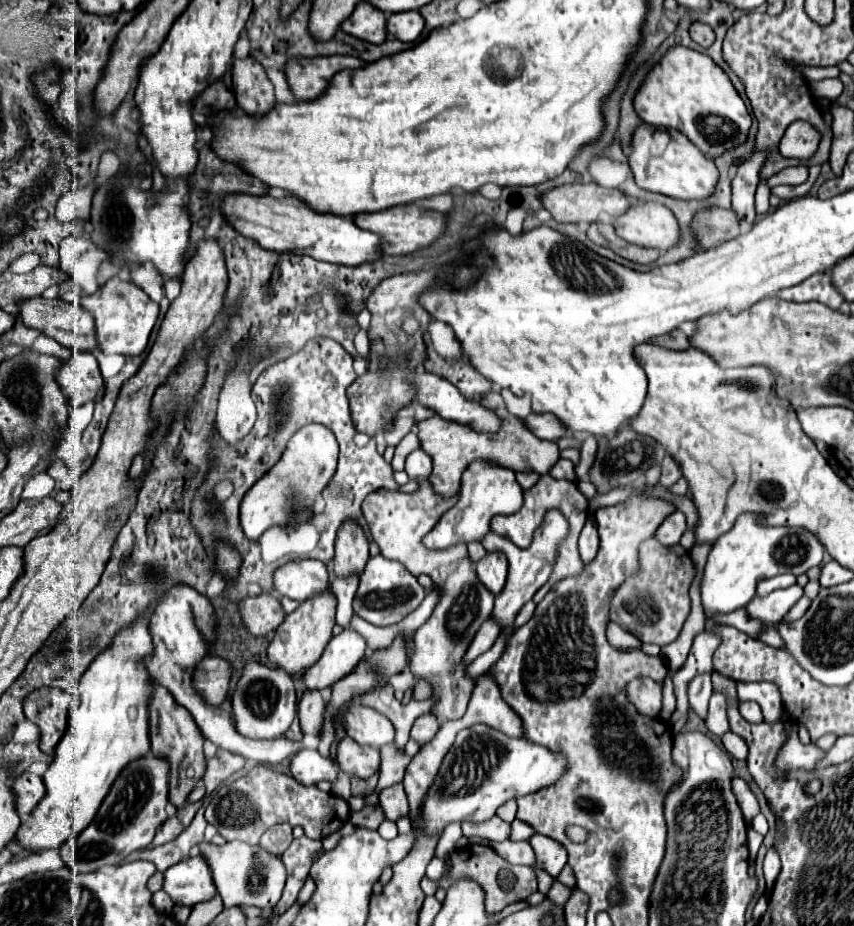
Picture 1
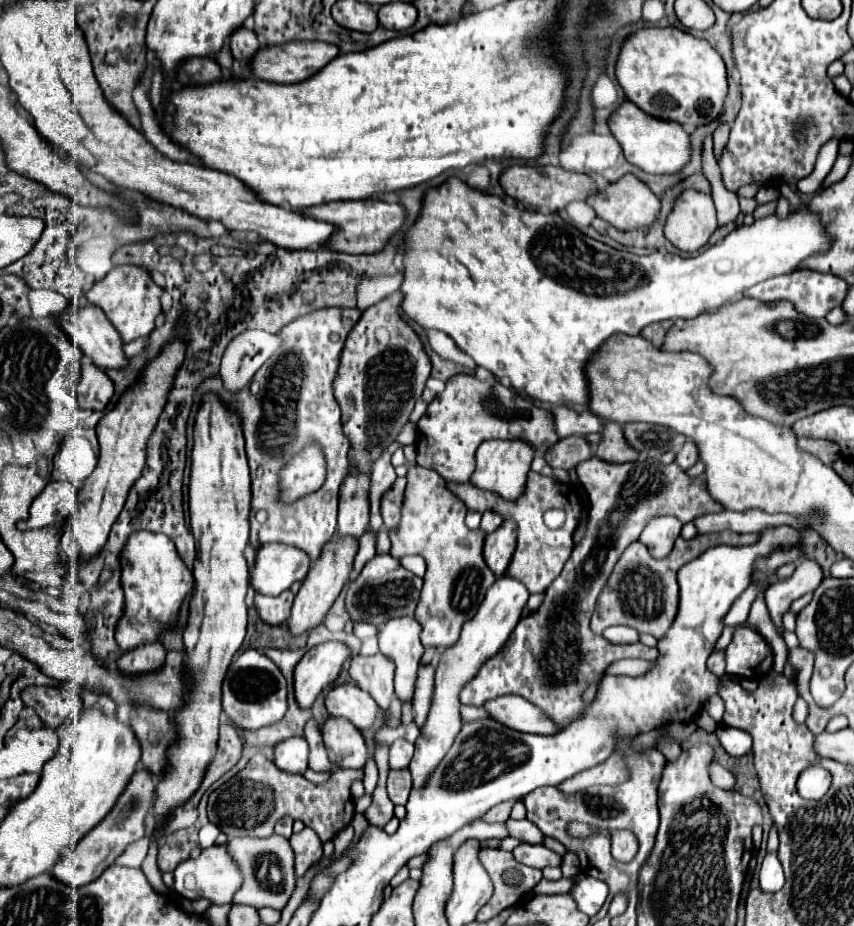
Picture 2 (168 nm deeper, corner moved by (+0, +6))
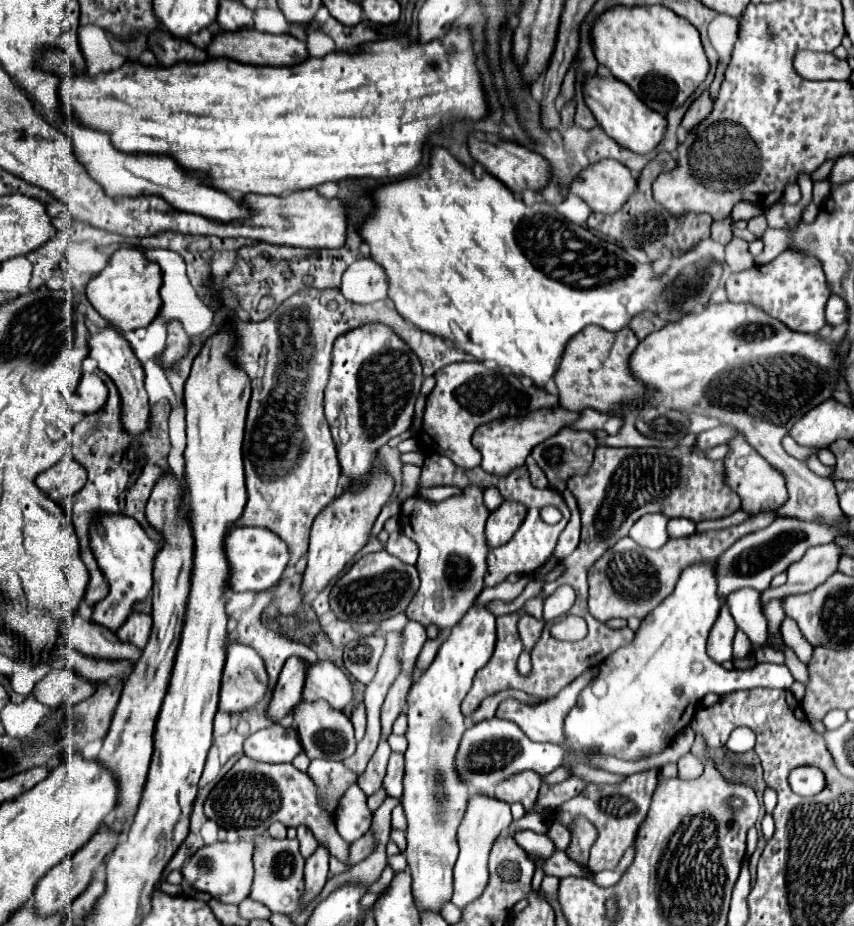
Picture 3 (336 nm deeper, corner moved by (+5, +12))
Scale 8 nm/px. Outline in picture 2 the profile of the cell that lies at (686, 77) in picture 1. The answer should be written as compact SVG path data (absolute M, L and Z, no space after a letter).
M643 28L627 38L617 62L617 80L627 100L643 112L693 128L719 122L729 92L723 58L709 42L677 28Z

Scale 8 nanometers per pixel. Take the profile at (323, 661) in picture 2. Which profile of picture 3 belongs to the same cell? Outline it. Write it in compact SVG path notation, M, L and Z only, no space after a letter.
M292 656L286 660L278 684L272 692L272 700L266 708L266 716L272 722L280 722L284 716L288 716L294 706L302 700L302 688L304 688L304 678L306 678L306 666L300 658Z

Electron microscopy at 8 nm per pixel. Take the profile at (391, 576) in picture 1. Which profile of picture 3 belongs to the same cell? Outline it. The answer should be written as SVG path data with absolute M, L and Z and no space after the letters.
M386 550L366 554L350 566L350 570L336 580L330 590L330 610L344 622L382 622L408 608L418 590L418 572Z

